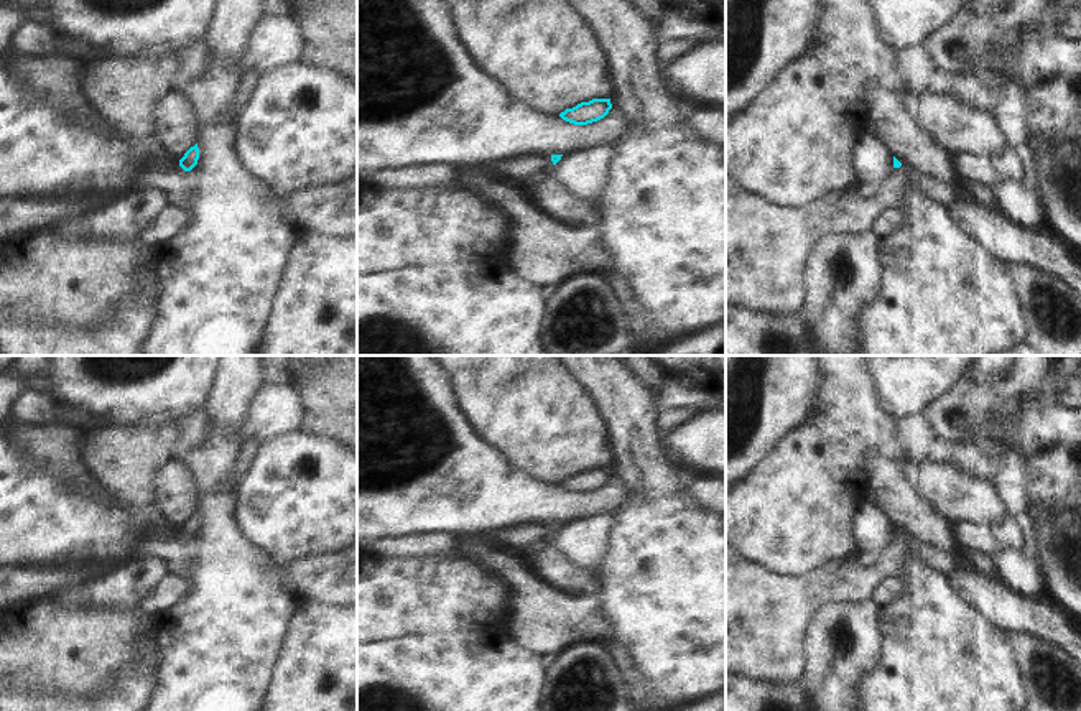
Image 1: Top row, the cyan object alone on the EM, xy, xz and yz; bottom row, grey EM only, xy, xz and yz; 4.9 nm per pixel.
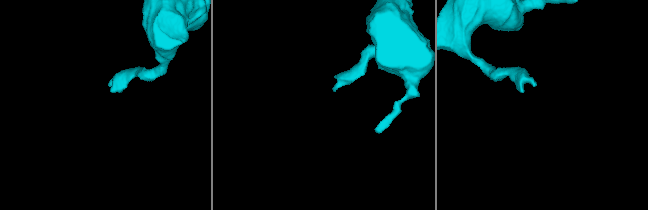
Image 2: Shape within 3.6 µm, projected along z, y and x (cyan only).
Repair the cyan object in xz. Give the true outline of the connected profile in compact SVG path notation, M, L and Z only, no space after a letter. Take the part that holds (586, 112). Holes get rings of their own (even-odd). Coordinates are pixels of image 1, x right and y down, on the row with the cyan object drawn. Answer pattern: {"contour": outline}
{"contour": "M592 99L566 109L559 117L574 125L587 125L604 118L612 109L610 99Z"}

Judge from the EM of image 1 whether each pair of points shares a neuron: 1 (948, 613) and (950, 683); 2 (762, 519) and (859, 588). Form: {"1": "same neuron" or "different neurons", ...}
{"1": "same neuron", "2": "different neurons"}

